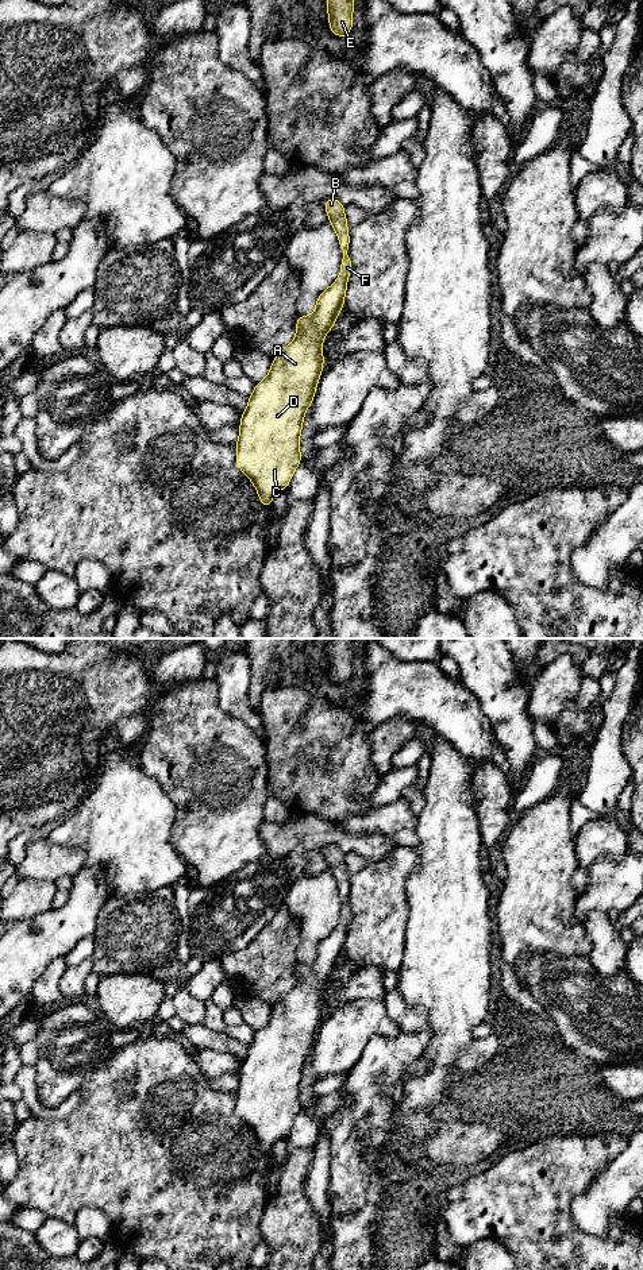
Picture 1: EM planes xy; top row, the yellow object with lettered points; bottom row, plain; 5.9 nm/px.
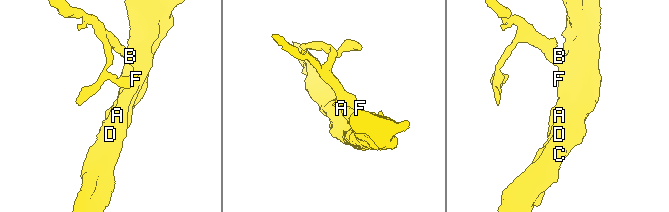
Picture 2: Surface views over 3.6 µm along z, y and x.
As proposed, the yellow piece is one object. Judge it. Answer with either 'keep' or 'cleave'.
keep

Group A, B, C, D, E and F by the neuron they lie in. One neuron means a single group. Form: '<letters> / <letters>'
A B C D E F

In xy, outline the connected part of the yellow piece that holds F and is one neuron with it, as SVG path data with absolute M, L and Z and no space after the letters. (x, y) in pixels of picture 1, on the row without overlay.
M327 846L323 853L343 900L340 922L317 943L309 965L299 962L294 988L272 1008L267 1024L255 1031L240 1065L236 1113L255 1134L262 1157L270 1155L273 1143L289 1134L303 1108L300 1081L323 1022L323 988L344 954L353 919L344 853L336 846Z

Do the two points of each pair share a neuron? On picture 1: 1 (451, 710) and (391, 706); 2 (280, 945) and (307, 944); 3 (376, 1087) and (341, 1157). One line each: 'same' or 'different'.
1: same
2: different
3: same

